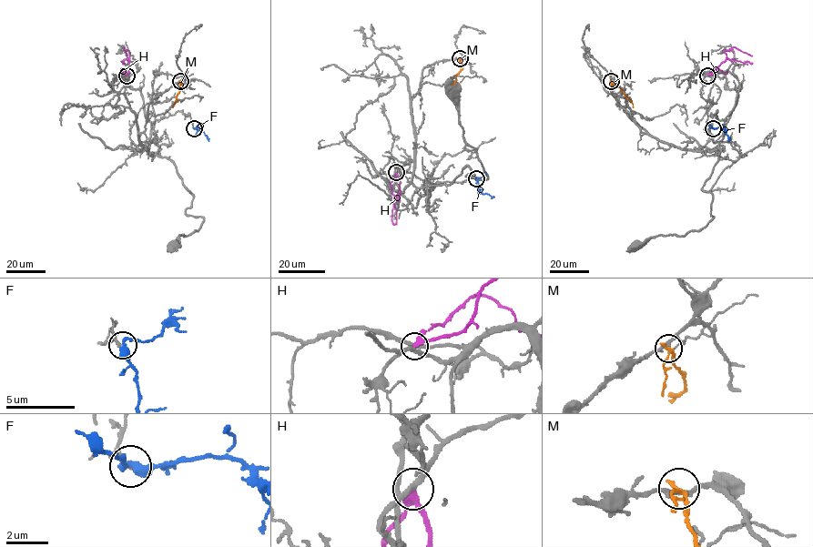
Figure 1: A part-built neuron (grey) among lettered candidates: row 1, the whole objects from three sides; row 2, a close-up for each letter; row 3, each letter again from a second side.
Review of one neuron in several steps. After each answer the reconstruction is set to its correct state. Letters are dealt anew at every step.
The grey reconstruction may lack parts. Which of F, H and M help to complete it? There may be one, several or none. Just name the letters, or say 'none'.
F

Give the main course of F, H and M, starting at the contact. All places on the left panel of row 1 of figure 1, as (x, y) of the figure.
F: (194, 128), (201, 130), (208, 141)
H: (126, 75), (129, 54), (124, 47), (126, 55)
M: (180, 82), (182, 87), (172, 107)

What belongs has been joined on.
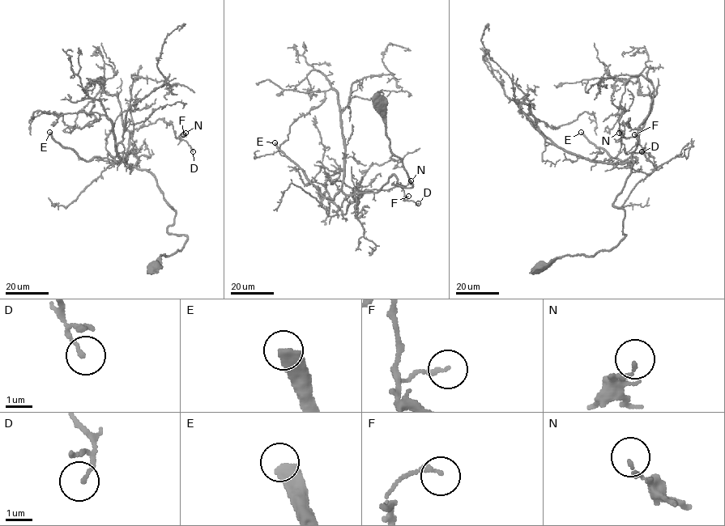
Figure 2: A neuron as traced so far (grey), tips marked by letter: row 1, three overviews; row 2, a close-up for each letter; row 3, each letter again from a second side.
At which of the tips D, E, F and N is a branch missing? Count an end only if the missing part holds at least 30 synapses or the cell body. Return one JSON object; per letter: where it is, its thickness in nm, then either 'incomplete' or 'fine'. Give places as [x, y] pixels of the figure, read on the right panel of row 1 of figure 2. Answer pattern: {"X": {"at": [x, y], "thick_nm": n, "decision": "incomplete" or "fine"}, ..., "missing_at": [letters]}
{"D": {"at": [641, 151], "thick_nm": 120, "decision": "fine"}, "E": {"at": [581, 132], "thick_nm": 420, "decision": "incomplete"}, "F": {"at": [634, 134], "thick_nm": 180, "decision": "fine"}, "N": {"at": [619, 133], "thick_nm": 130, "decision": "fine"}, "missing_at": ["E"]}

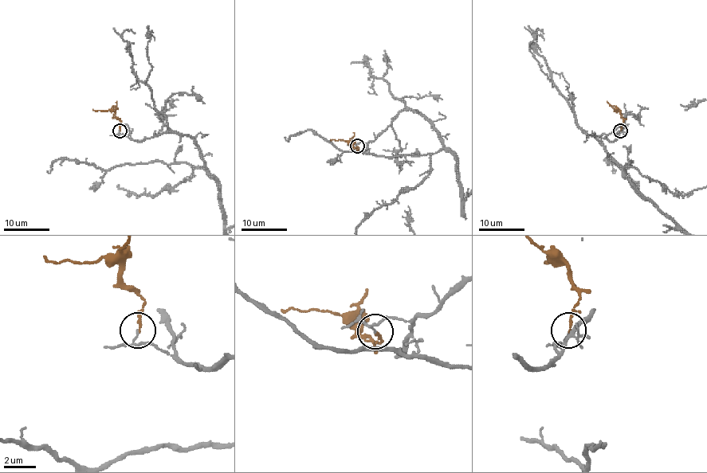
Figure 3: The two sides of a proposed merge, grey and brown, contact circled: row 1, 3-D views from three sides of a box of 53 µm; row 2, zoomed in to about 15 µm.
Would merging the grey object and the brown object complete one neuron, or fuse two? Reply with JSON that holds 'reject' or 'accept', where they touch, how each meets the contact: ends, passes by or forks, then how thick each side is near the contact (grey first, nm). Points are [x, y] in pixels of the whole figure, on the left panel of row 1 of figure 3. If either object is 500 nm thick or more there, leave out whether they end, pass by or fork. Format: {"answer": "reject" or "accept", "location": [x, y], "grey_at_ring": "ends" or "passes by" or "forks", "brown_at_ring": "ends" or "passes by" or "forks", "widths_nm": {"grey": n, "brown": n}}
{"answer": "reject", "location": [119, 130], "grey_at_ring": "passes by", "brown_at_ring": "ends", "widths_nm": {"grey": 70, "brown": 130}}

